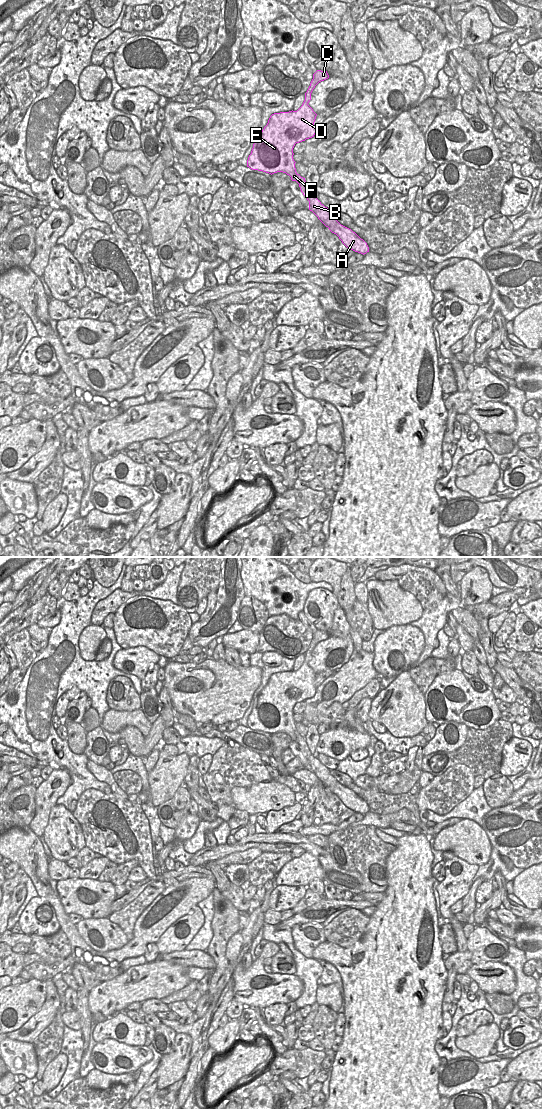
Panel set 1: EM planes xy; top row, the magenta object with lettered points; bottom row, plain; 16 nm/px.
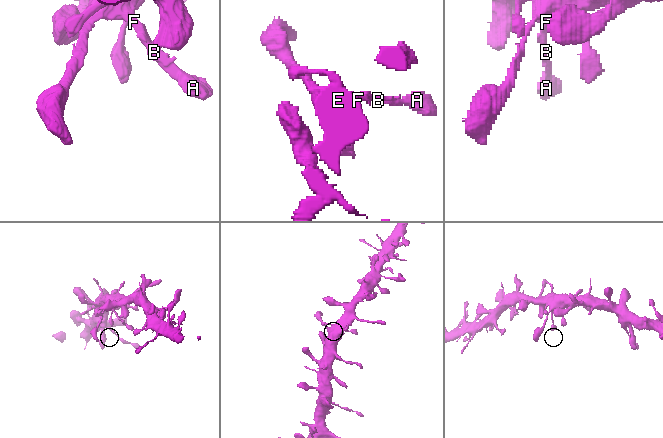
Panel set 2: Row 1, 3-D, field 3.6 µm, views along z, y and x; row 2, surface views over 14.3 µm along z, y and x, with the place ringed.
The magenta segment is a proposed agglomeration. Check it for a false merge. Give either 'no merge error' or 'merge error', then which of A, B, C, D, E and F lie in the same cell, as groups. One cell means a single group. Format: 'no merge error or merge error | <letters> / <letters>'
no merge error | A B C D E F

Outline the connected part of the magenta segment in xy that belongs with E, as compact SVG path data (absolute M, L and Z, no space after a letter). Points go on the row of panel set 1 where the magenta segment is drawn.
M317 70L305 93L305 100L297 111L274 113L270 116L267 125L254 140L247 167L271 175L277 172L289 175L292 181L299 184L301 192L309 201L309 210L336 234L347 248L364 255L369 252L367 243L351 229L341 225L316 195L311 194L305 178L296 172L296 162L293 159L295 144L314 137L316 133L314 122L317 114L308 103L315 86L328 78L327 71Z

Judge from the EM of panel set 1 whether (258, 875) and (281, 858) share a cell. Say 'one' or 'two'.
one

